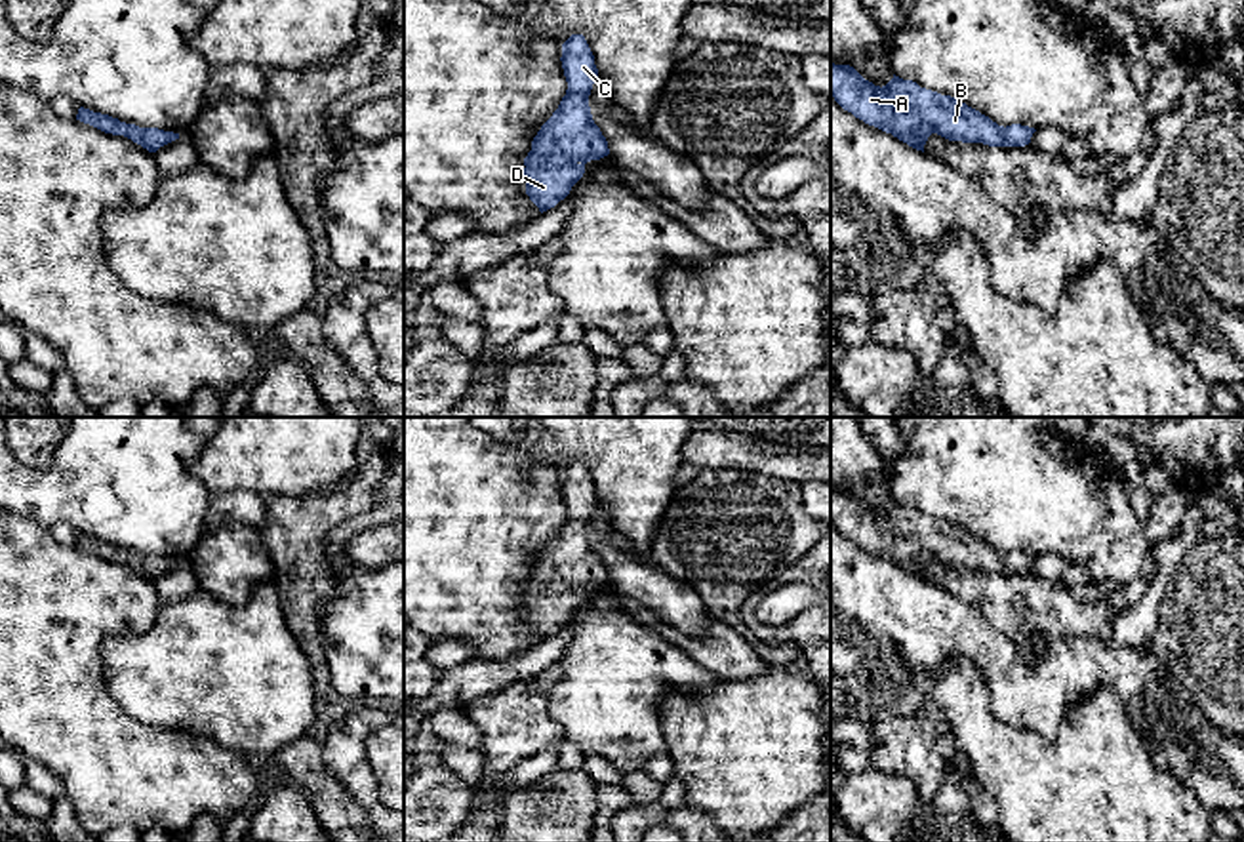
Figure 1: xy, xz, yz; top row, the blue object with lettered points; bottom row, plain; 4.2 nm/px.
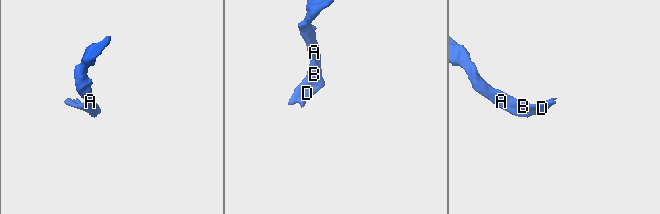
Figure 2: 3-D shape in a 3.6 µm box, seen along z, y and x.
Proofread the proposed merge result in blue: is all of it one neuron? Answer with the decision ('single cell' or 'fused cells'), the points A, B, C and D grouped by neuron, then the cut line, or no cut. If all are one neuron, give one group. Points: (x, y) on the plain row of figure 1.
single cell; groups A B C D; cut none

